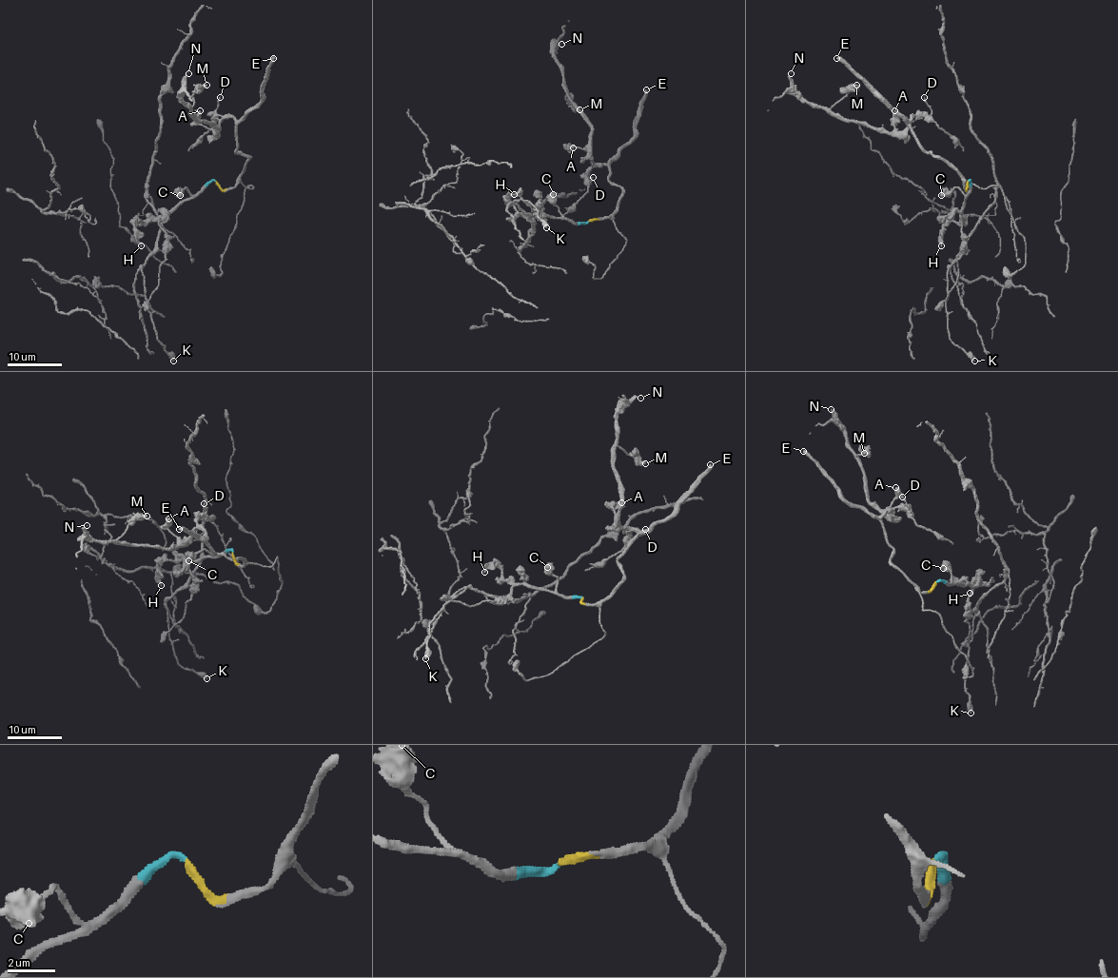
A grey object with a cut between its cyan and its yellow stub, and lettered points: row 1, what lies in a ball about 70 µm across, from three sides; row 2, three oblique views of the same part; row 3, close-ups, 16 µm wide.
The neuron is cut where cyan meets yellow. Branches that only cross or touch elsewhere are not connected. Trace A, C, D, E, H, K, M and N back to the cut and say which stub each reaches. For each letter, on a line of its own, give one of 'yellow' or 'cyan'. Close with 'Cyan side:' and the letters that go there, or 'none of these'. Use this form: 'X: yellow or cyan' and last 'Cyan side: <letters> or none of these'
A: yellow
C: cyan
D: yellow
E: yellow
H: cyan
K: cyan
M: yellow
N: yellow
Cyan side: C, H, K

